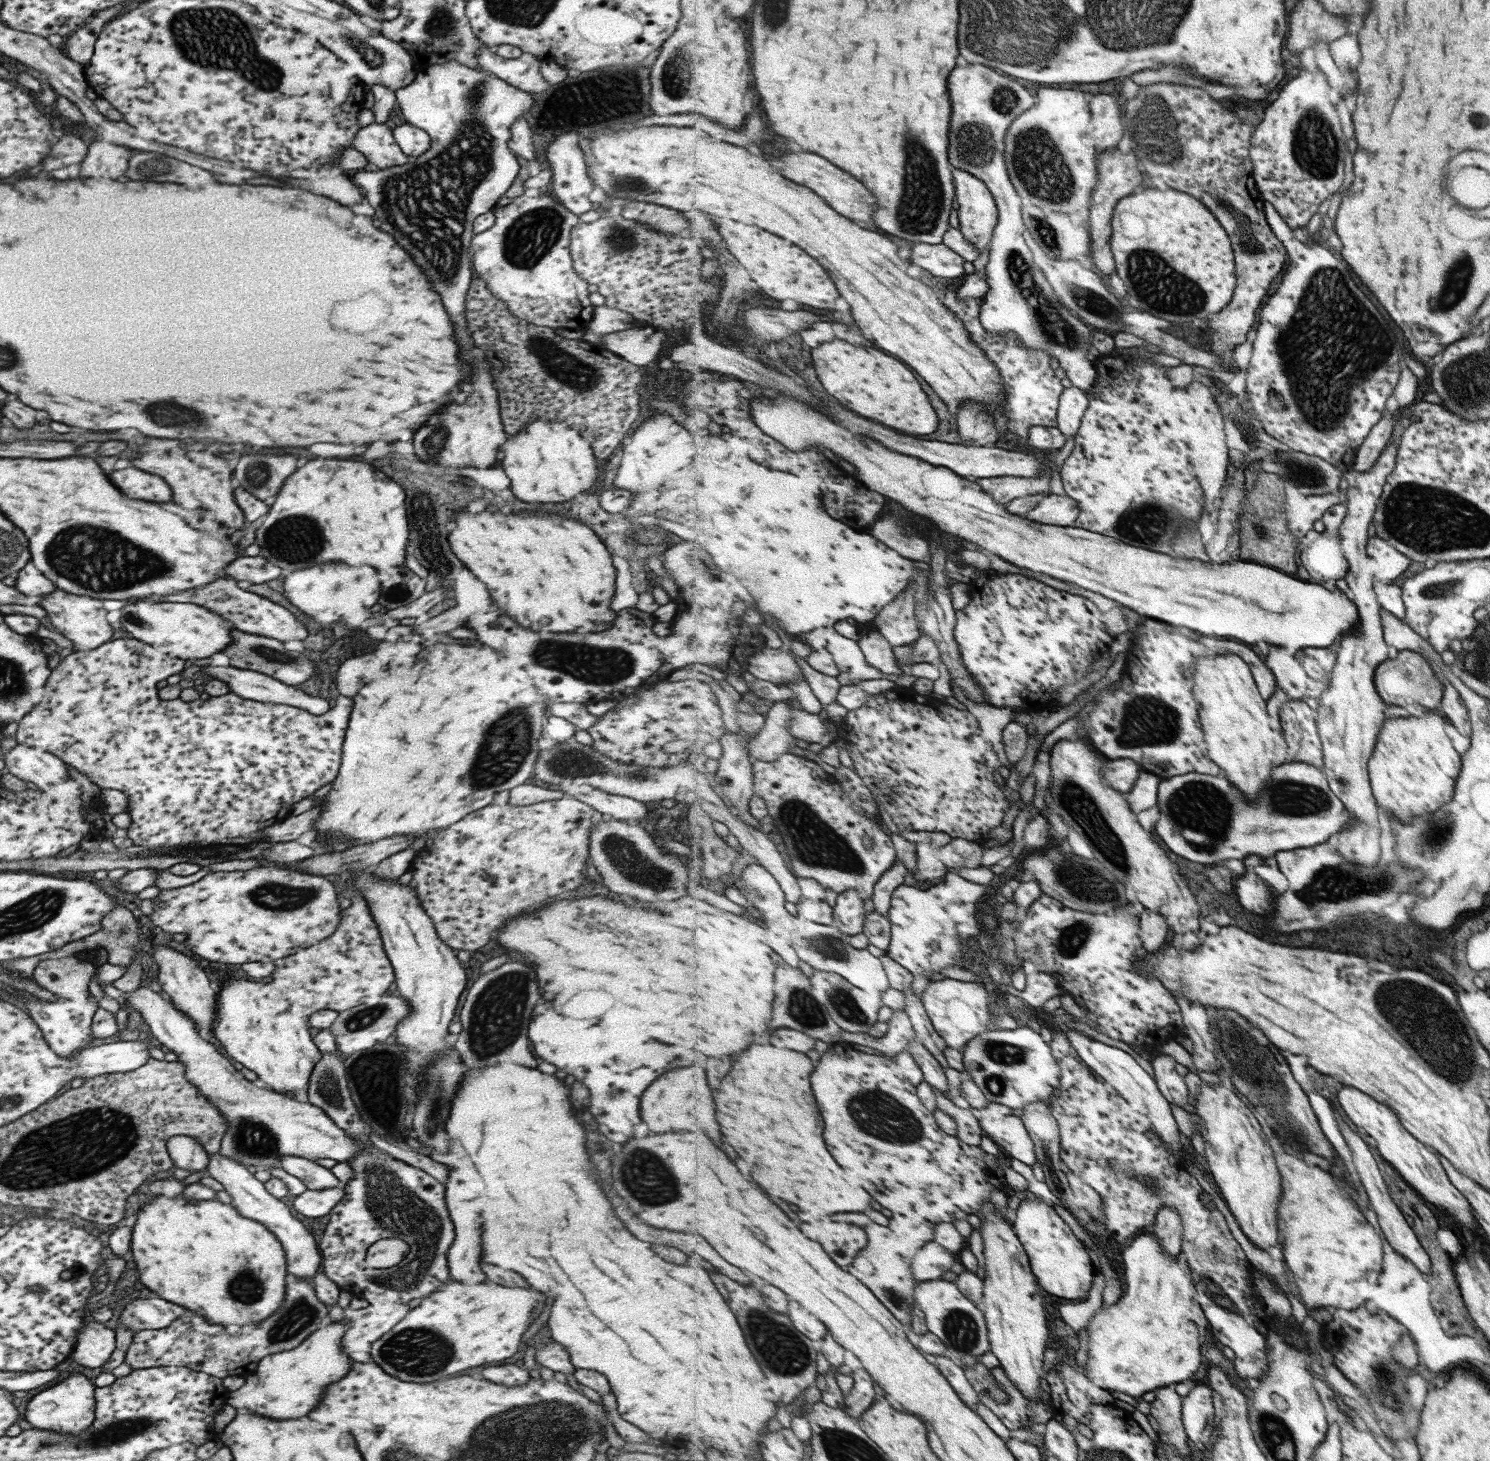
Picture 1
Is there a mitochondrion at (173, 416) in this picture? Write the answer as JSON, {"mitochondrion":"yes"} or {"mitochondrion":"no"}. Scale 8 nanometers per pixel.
{"mitochondrion":"yes"}

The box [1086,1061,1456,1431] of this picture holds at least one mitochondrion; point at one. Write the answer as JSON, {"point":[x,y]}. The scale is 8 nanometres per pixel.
{"point":[1382,1375]}

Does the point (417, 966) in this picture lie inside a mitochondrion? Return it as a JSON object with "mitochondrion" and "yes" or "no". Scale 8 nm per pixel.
{"mitochondrion":"no"}

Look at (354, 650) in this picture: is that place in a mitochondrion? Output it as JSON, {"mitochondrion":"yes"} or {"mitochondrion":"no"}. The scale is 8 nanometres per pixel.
{"mitochondrion":"no"}

